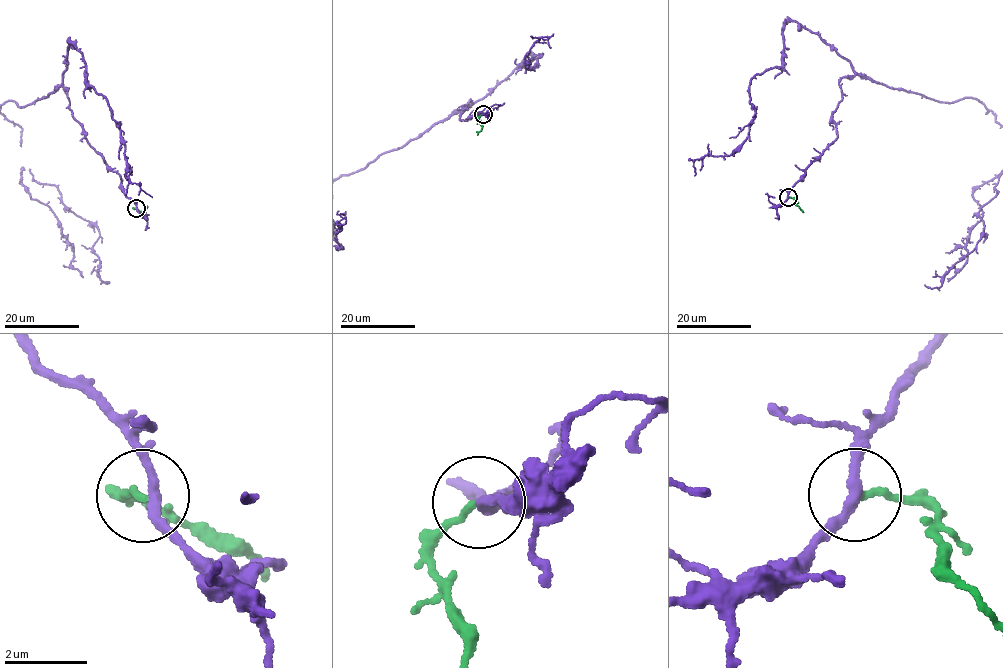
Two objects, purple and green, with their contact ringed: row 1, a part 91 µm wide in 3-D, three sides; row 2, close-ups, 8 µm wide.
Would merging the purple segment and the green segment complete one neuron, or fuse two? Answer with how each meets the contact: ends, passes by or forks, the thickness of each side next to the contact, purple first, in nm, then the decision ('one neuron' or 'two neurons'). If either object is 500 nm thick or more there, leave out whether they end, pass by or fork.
purple forks | green ends | 190/150 nm | two neurons

